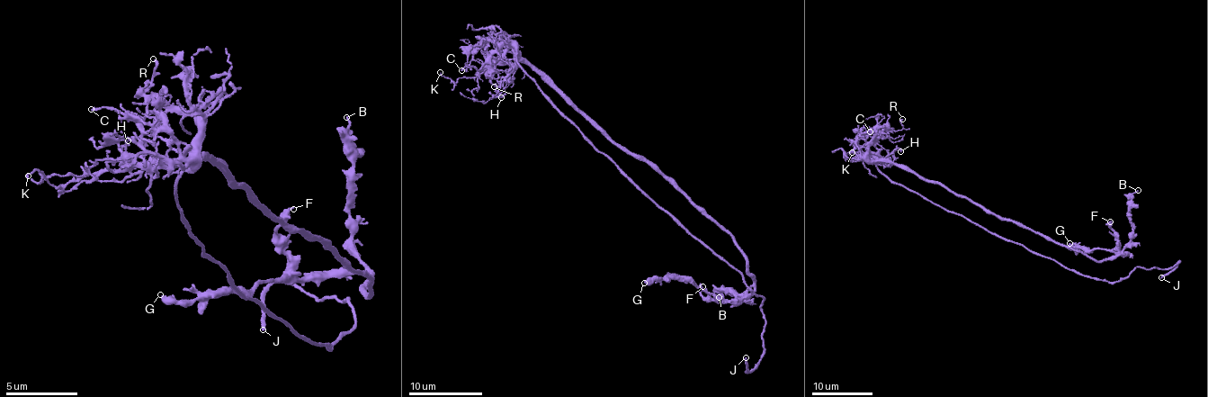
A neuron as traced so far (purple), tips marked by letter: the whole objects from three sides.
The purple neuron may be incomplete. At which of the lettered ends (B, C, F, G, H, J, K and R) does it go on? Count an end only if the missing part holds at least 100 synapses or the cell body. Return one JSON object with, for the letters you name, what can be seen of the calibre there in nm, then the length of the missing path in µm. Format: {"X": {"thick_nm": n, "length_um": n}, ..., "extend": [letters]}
{"J": {"thick_nm": 220, "length_um": 2}, "extend": ["J"]}

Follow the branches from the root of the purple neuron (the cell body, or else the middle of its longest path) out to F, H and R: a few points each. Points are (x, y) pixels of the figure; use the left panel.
F: (183, 171), (214, 158), (284, 225), (364, 269), (371, 295), (363, 272), (295, 273), (276, 226), (293, 209)
H: (183, 171), (183, 158), (157, 136), (140, 134), (128, 140)
R: (183, 171), (195, 159), (197, 128), (188, 115), (139, 93), (145, 93), (153, 79), (153, 58)

